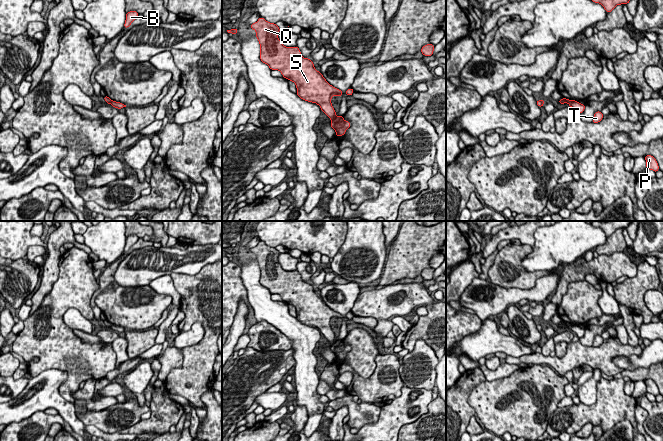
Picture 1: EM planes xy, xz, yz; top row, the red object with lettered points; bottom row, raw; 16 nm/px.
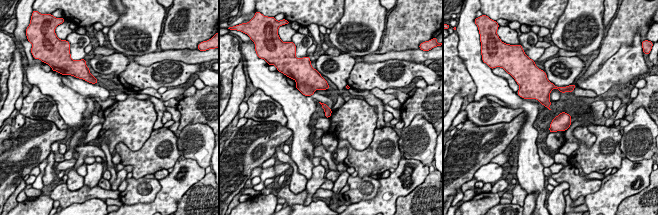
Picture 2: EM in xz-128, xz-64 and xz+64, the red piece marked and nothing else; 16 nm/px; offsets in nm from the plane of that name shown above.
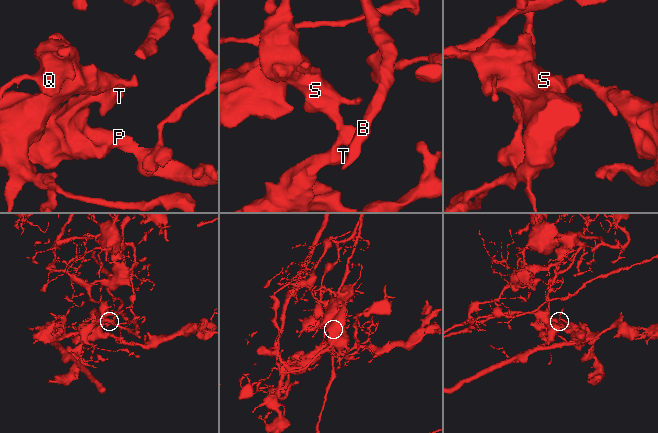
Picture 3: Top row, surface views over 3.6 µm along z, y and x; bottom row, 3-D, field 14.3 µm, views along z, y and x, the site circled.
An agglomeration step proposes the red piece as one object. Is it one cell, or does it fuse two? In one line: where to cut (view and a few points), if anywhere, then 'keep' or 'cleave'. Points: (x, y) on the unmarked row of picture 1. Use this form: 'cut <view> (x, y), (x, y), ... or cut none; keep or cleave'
cut xz (335, 341), (331, 345); cleave

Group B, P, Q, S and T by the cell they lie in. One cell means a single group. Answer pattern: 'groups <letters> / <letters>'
groups B P T / Q S

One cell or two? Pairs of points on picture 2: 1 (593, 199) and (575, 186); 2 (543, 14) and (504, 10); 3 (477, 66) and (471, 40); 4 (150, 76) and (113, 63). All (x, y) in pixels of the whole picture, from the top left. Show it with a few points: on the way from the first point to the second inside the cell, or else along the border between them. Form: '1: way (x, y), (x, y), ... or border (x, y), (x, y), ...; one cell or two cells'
1: border (602, 181), (596, 191), (585, 196); two cells
2: way (533, 11), (514, 10); one cell
3: way (473, 60), (471, 46); one cell
4: border (130, 62), (119, 76), (120, 83); two cells

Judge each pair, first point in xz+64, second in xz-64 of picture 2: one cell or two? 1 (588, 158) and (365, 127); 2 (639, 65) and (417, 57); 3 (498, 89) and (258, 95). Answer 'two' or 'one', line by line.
1: two
2: two
3: two

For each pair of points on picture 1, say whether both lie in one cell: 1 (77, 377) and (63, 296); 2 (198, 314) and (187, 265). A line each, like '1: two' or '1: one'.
1: one
2: two

